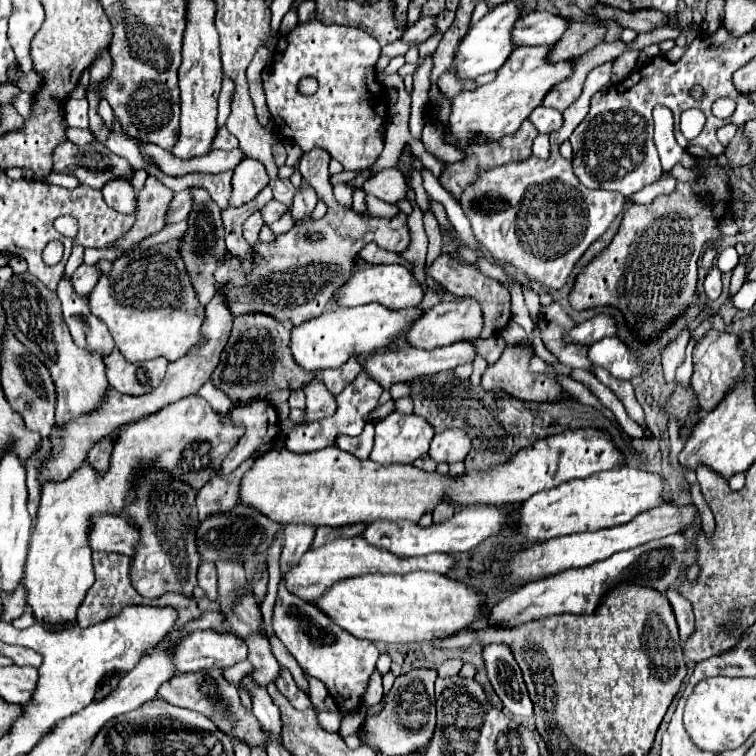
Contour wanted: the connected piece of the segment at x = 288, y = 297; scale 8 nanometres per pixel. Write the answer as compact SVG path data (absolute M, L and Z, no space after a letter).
M312 150L300 160L300 174L304 180L316 190L318 198L328 204L328 212L322 220L304 220L308 222L308 242L306 242L306 226L300 222L290 232L280 234L274 244L256 244L254 246L254 270L244 276L238 260L226 260L216 270L216 284L230 280L226 294L228 306L234 316L244 312L268 312L276 316L280 322L292 322L298 326L302 320L316 318L328 308L336 308L336 290L344 286L350 278L350 268L354 266L354 258L360 248L368 242L376 242L380 248L390 252L402 252L408 238L406 214L398 214L390 220L372 218L372 216L356 216L352 208L342 208L333 195L333 187L328 184L328 152Z

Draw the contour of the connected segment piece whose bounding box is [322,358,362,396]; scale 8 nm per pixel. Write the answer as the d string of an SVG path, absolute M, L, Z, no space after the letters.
M352 358L352 360L348 360L348 364L344 364L340 368L322 370L322 382L326 384L326 388L332 396L338 396L360 372L362 372L362 366L358 364L356 358Z

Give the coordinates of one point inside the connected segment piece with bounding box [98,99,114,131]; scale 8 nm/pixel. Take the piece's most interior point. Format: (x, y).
(106, 113)

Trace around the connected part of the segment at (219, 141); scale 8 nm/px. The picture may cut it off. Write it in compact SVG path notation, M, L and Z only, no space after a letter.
M224 128L216 134L214 138L214 148L220 148L220 150L232 150L232 148L238 147L238 142L234 140L234 136Z

